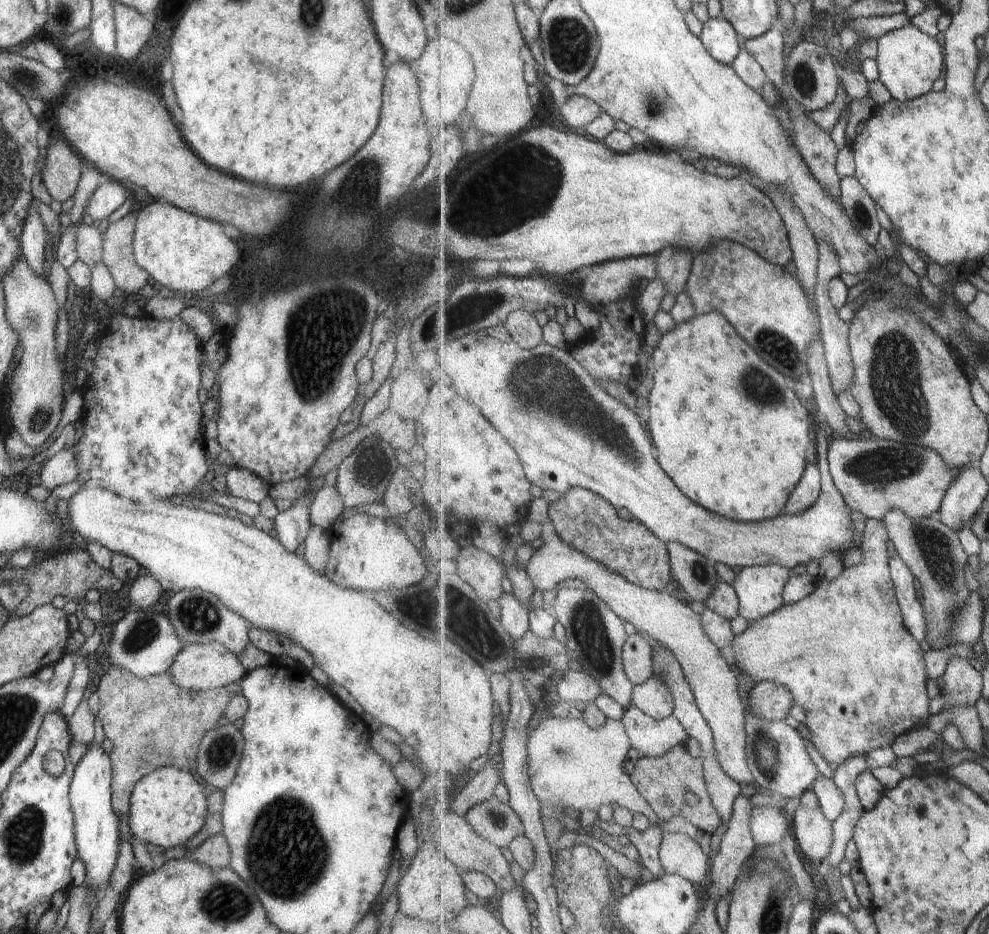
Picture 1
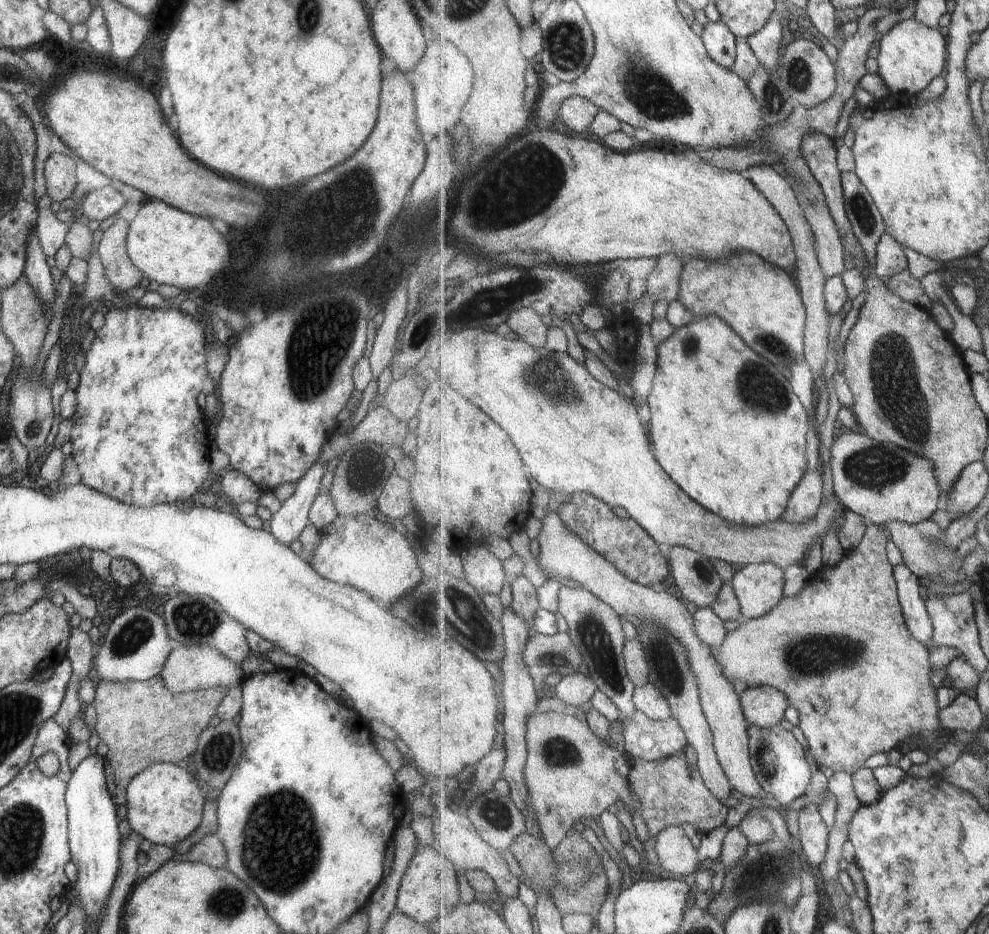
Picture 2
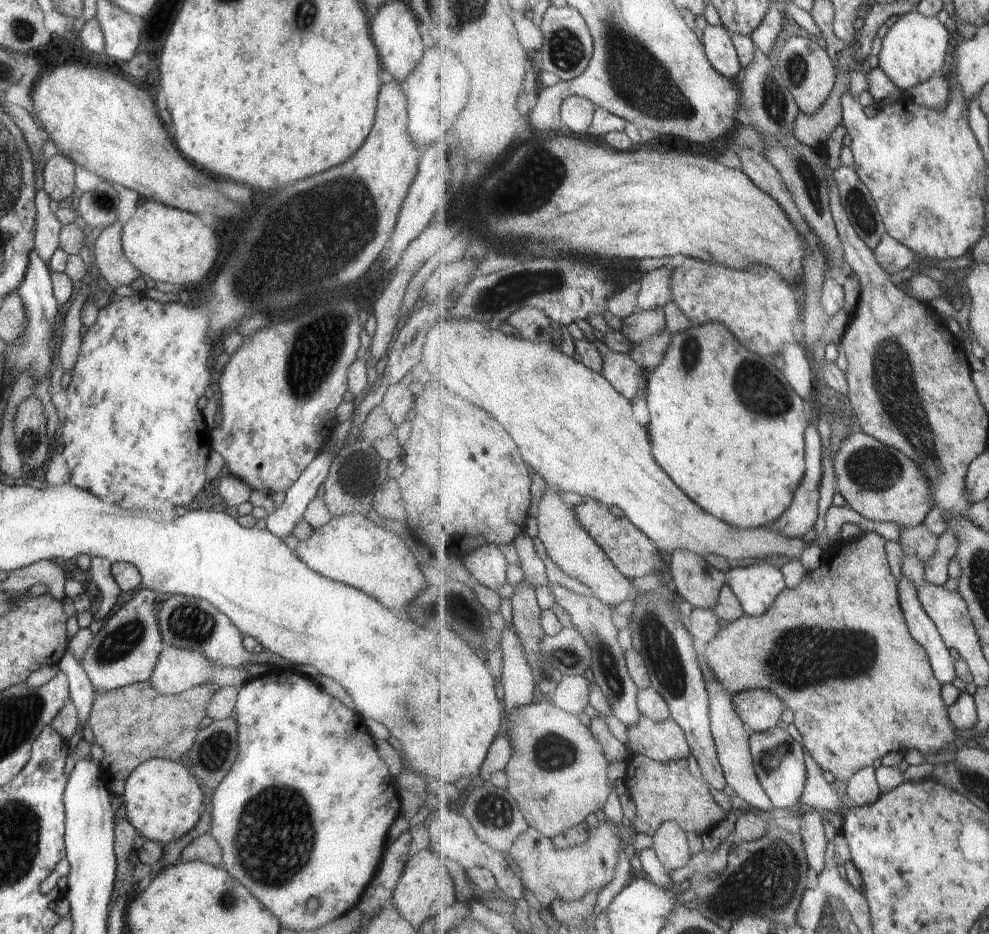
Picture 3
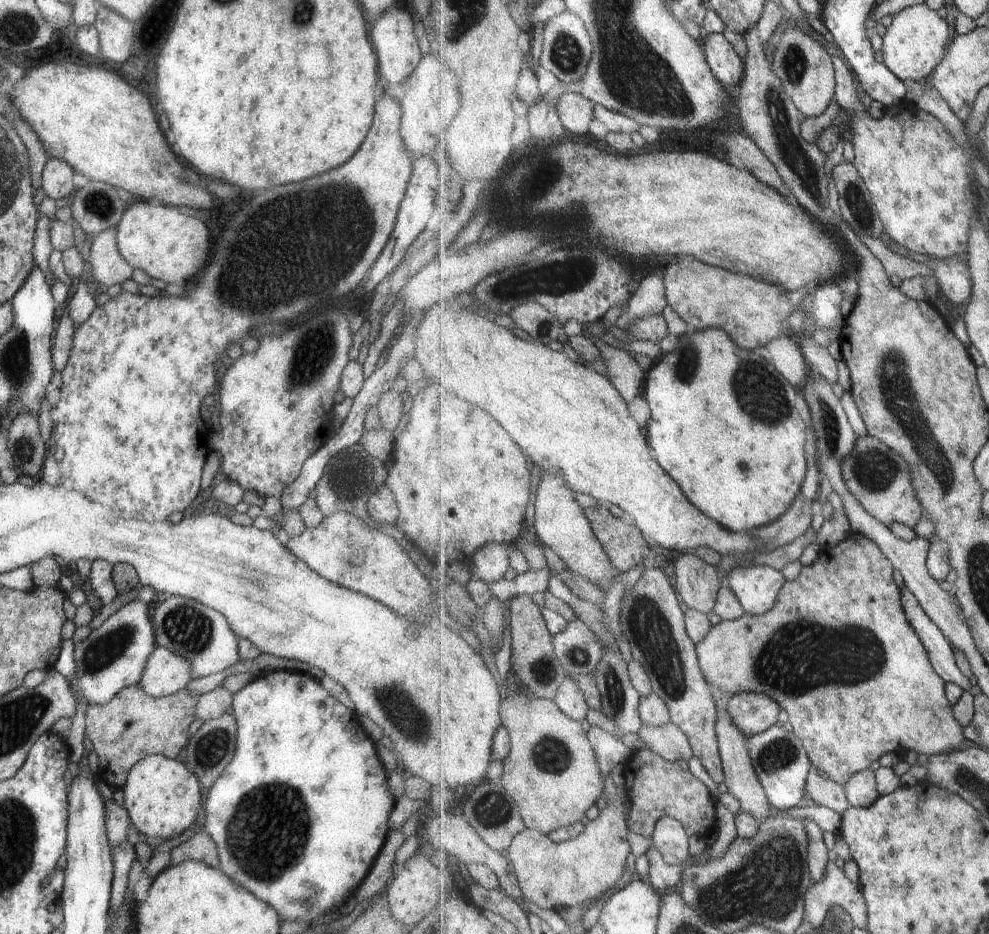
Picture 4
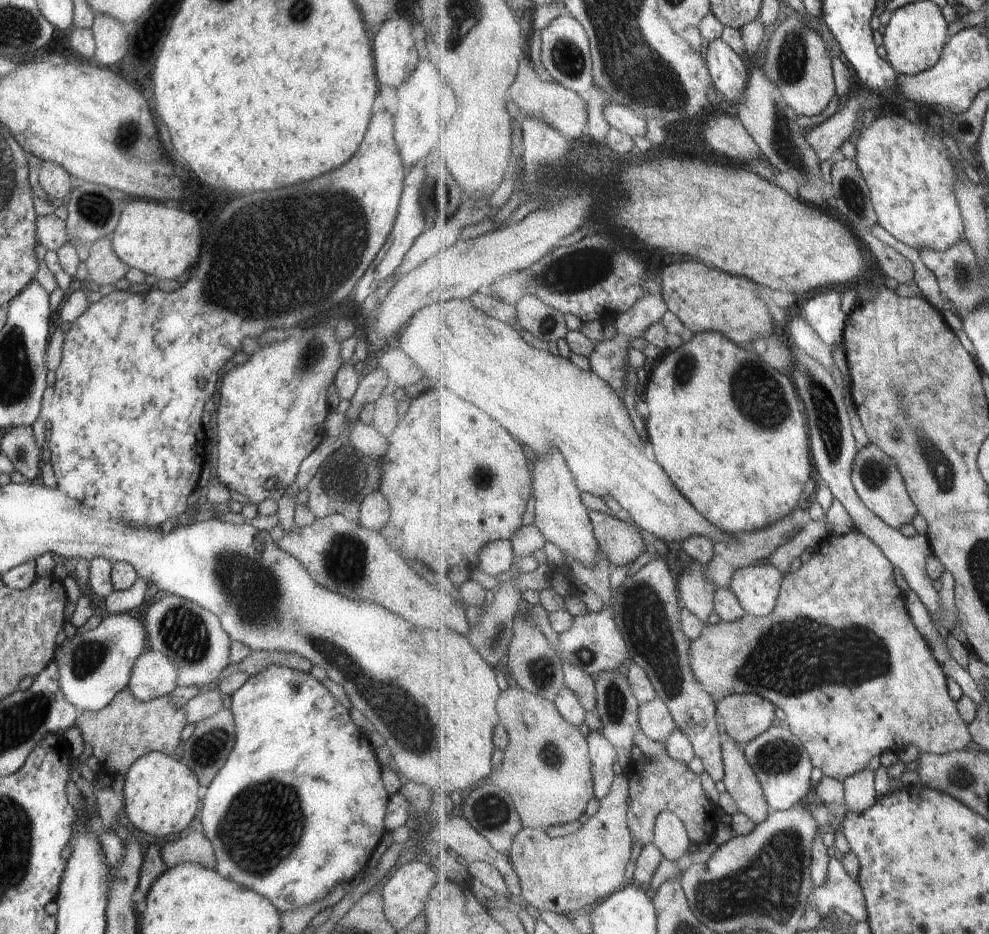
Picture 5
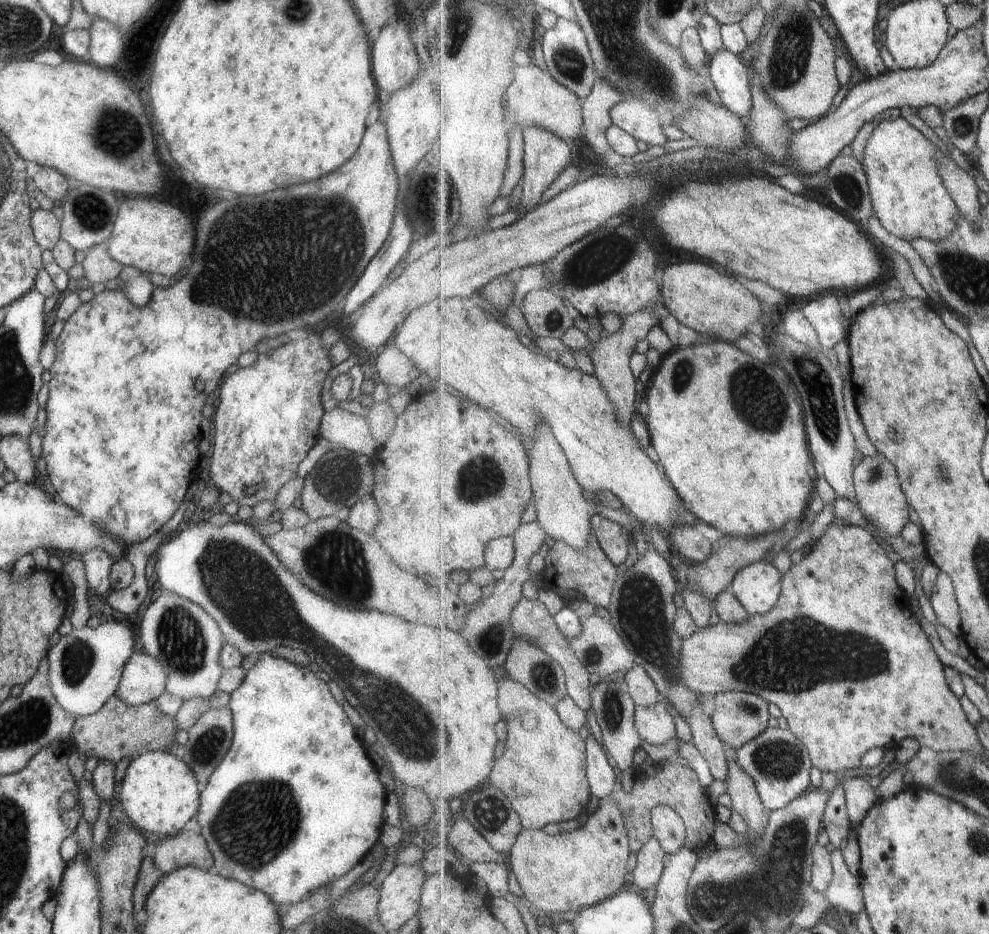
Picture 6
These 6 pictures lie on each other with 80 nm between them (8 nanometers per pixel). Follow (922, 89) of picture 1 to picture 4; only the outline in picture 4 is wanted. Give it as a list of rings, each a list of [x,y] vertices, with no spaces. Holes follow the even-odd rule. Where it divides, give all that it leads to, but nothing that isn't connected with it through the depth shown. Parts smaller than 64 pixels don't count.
[[[927,5],[909,7],[893,18],[883,40],[883,62],[905,84],[928,79],[942,63],[951,42],[949,24]]]

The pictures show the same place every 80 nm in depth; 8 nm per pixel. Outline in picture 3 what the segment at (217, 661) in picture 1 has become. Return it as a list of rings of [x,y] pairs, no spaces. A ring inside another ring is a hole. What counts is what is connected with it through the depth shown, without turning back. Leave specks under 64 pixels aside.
[[[165,644],[156,660],[155,666],[149,675],[147,681],[151,686],[163,695],[176,695],[181,691],[191,687],[209,684],[216,688],[236,686],[240,687],[247,682],[251,676],[243,667],[228,667],[212,663],[206,656],[200,655],[200,652],[175,648]]]

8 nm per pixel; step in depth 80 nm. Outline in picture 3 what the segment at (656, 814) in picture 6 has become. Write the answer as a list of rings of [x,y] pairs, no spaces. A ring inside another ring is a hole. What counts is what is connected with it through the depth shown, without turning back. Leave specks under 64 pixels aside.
[[[667,821],[653,837],[653,848],[668,870],[685,868],[691,862],[691,850],[685,831],[682,825]]]

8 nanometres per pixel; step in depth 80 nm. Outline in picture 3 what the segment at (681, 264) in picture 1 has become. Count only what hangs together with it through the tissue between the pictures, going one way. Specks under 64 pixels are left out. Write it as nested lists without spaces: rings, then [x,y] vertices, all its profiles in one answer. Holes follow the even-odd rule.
[[[671,266],[652,270],[641,280],[642,287],[638,296],[638,305],[643,311],[650,311],[664,307],[673,301]]]

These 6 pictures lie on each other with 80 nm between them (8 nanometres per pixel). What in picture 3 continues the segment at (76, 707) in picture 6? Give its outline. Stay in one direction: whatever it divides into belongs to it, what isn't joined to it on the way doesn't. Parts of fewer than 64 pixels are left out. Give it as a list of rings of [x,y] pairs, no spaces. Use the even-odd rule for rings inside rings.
[[[139,588],[122,608],[109,616],[101,630],[92,634],[91,644],[86,647],[79,664],[84,668],[94,694],[148,680],[165,645],[156,619],[156,596],[153,591]]]

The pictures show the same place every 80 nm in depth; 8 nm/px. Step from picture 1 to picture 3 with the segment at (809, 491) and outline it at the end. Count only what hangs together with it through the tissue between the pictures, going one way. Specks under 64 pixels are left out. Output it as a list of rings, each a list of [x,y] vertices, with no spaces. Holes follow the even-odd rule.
[[[805,485],[795,488],[794,502],[779,517],[771,529],[781,531],[793,540],[805,536],[817,522],[817,508],[819,508],[819,489],[809,492]]]

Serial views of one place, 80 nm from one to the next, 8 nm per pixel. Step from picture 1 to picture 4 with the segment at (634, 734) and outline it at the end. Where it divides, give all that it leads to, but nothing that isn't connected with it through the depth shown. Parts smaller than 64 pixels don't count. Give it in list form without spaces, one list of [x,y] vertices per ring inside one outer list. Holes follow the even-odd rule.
[[[671,722],[662,727],[654,727],[643,723],[638,732],[648,750],[662,756],[668,761],[691,760],[693,750],[686,732]]]

